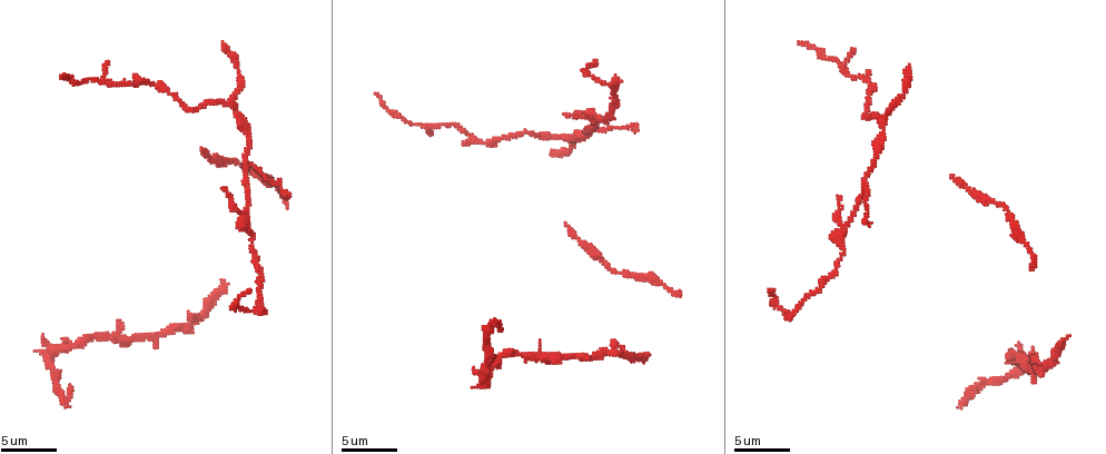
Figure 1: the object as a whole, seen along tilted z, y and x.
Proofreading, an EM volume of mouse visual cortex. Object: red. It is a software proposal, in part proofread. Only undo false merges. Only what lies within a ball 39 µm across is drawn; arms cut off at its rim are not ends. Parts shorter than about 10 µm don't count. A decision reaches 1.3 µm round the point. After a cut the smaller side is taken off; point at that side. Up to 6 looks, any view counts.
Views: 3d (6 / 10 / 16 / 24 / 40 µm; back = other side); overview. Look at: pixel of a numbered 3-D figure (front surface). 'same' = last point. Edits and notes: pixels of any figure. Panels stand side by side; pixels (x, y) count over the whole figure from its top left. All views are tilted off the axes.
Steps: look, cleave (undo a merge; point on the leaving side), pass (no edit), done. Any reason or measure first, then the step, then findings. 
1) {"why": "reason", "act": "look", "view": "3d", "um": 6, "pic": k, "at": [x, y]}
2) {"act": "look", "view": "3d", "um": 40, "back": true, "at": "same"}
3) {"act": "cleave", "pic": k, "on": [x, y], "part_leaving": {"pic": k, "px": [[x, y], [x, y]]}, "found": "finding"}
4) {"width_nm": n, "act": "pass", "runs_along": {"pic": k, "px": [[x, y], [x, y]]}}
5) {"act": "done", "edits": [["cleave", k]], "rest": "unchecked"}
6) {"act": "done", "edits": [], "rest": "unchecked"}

{"act": "look", "view": "3d", "um": 10, "pic": 1, "at": [972, 194]}

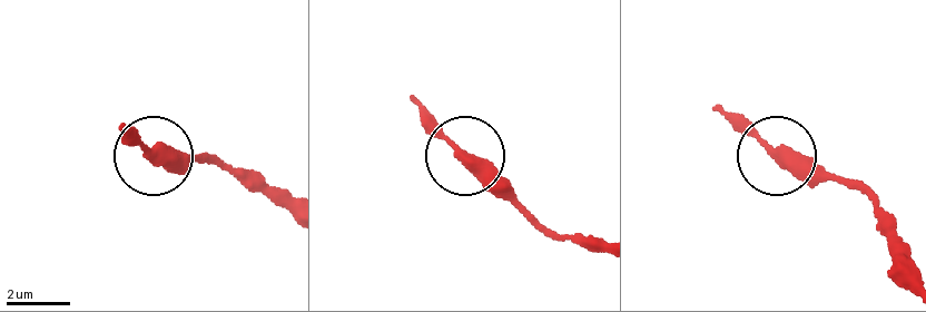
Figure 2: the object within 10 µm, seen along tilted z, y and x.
{"act": "pass", "runs_along": {"pic": 2, "px": [[286, 203], [217, 165], [168, 165], [121, 123]]}, "found": "all the same neuron"}

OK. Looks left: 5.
{"why": "three-way junction", "act": "look", "view": "3d", "um": 16, "pic": 1, "at": [149, 83]}

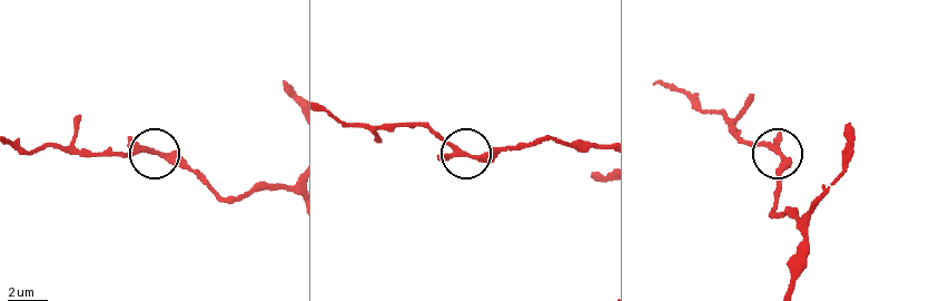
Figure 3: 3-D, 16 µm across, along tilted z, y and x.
{"act": "pass", "found": "one neuron here"}

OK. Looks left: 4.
{"why": "sudden change in width", "act": "look", "view": "3d", "um": 10, "pic": 1, "at": [849, 222]}

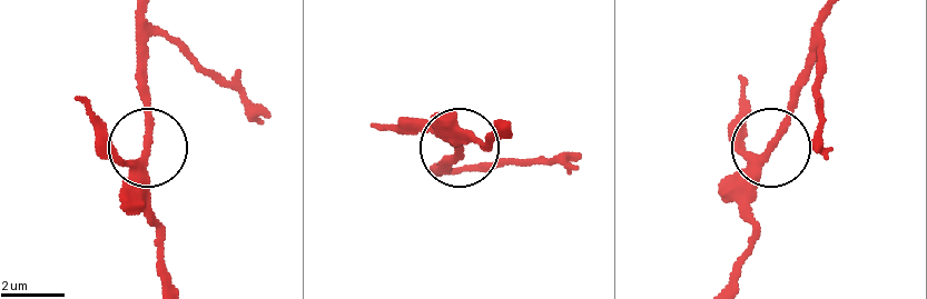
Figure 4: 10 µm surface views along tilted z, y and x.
{"act": "pass", "found": "one neuron here"}

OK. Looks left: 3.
{"act": "done", "edits": [], "rest": "unchecked"}

